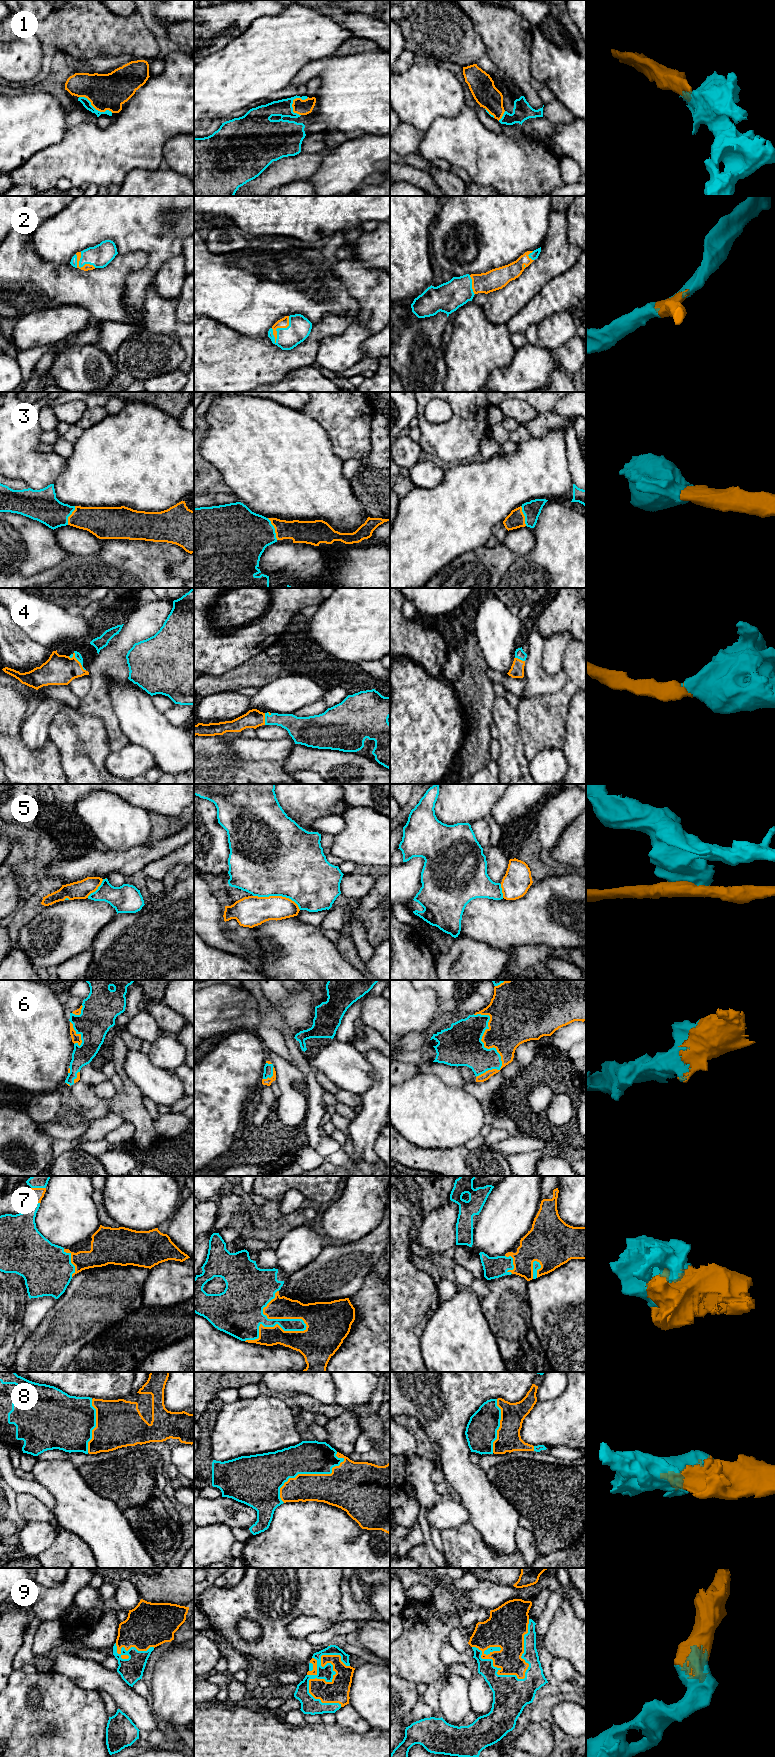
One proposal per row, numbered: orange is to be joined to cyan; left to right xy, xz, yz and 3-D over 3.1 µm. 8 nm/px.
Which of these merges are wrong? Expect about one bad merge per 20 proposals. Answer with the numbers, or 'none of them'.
none of them

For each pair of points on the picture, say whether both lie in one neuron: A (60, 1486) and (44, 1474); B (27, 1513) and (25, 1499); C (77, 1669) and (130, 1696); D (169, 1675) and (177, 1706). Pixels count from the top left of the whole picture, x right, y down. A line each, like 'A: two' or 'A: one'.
A: one
B: one
C: one
D: one

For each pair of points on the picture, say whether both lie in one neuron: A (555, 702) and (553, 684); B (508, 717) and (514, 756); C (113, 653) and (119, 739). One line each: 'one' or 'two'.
A: two
B: one
C: one

